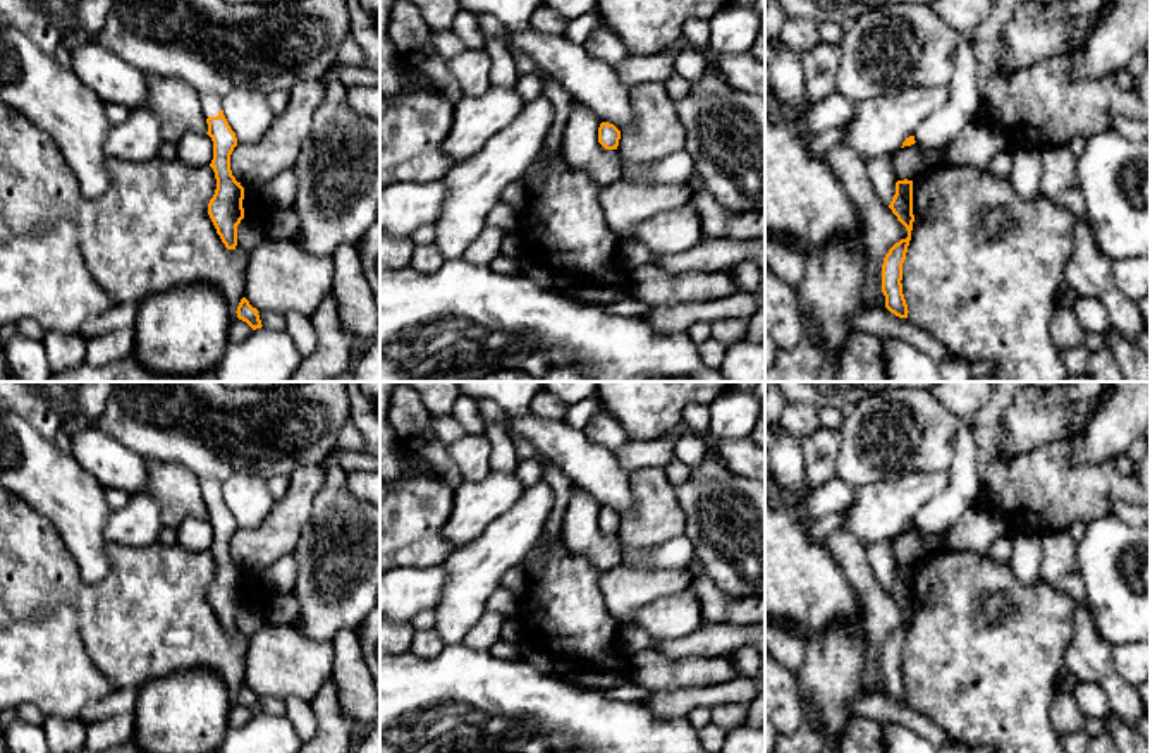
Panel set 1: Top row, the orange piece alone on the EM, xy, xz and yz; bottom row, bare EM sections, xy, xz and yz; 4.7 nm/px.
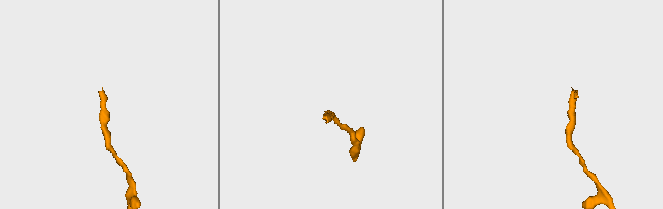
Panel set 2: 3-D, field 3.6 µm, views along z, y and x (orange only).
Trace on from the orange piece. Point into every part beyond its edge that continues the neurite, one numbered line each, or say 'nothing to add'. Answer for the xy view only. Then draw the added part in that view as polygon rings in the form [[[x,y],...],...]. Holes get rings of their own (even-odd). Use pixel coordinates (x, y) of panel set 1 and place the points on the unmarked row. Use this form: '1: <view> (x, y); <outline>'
1: xy (215, 432); [[[117,382],[103,413],[93,421],[146,459],[177,464],[199,481],[205,502],[217,502],[223,485],[237,473],[258,478],[291,476],[301,466],[320,464],[335,447],[351,419],[346,382],[303,382],[275,390],[230,389],[220,382]]]

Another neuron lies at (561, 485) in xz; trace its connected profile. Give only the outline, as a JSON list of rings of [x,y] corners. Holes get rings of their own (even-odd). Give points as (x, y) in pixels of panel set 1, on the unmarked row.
[[[545,464],[541,466],[541,480],[548,483],[548,487],[554,492],[555,502],[554,509],[548,516],[548,521],[543,528],[543,538],[547,542],[554,540],[557,535],[560,535],[562,521],[566,516],[566,509],[572,493],[572,481],[564,474],[564,471],[555,464]]]

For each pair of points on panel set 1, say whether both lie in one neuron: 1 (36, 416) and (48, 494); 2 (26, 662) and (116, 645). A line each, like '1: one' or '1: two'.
1: two
2: two

